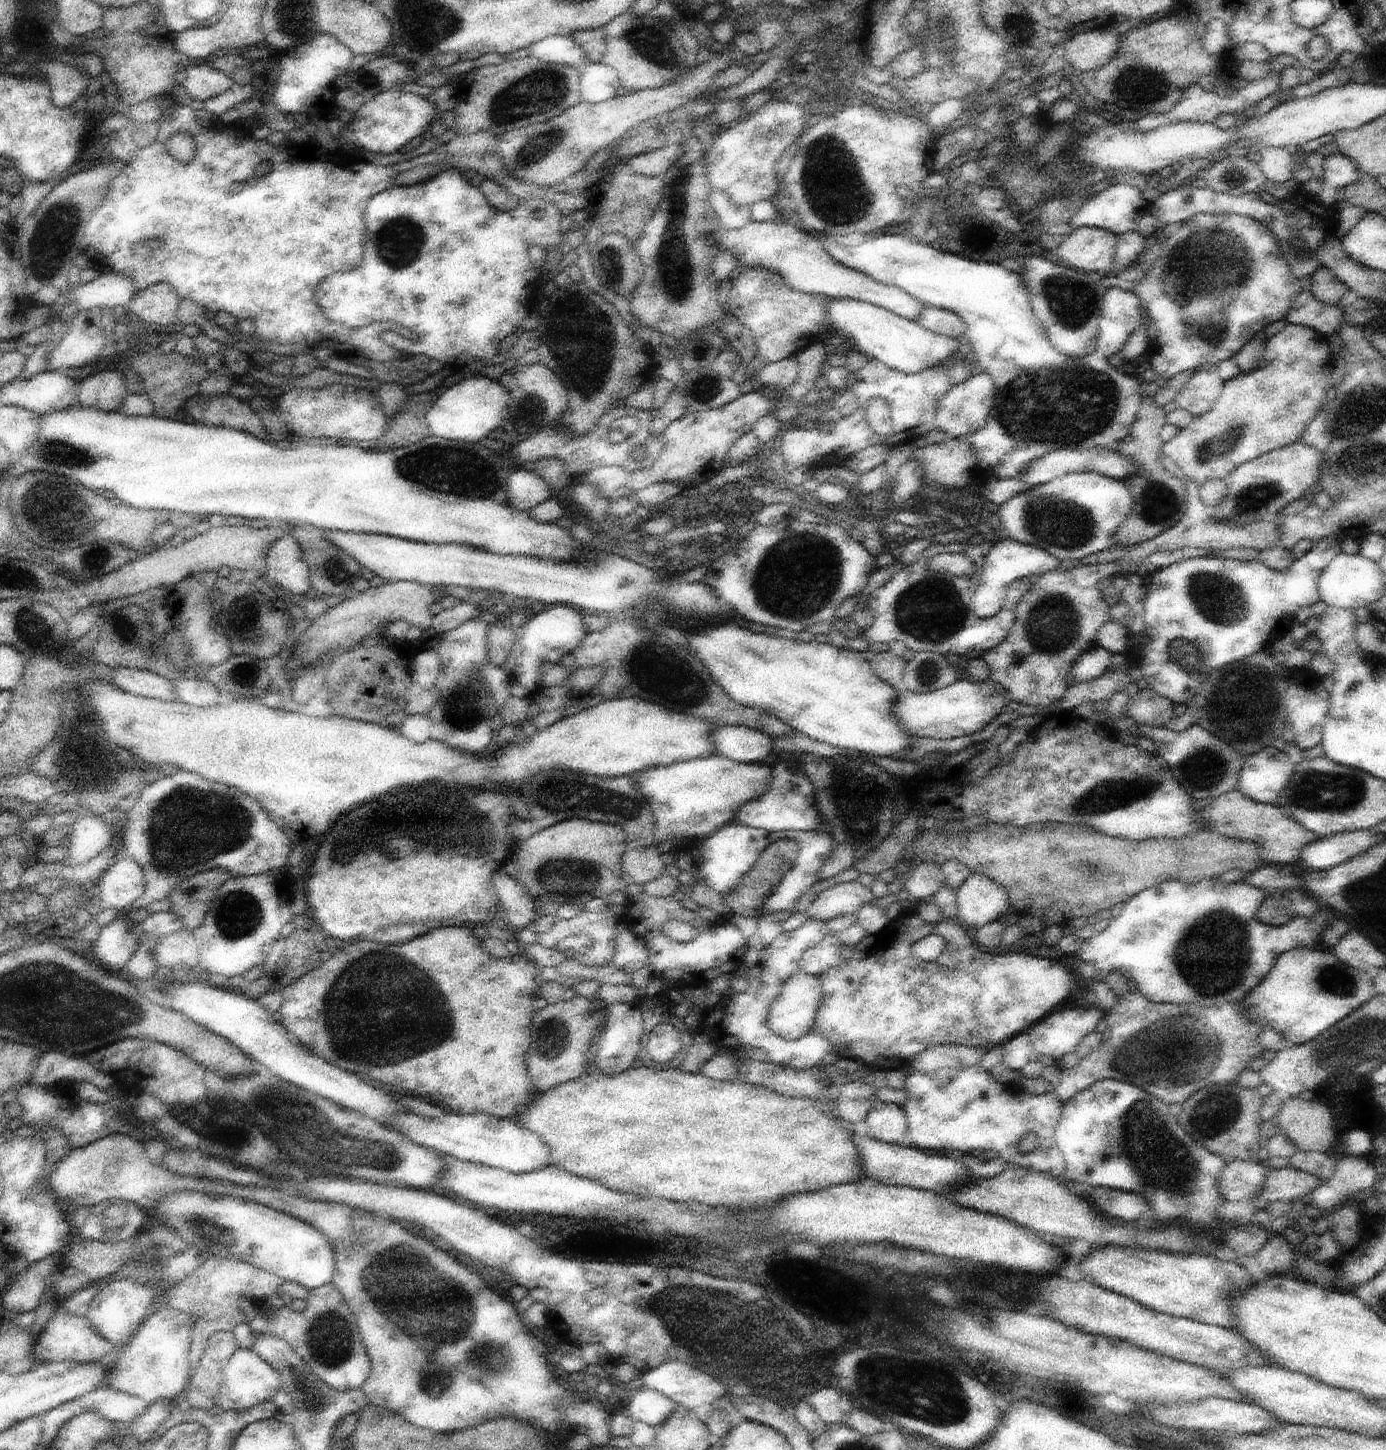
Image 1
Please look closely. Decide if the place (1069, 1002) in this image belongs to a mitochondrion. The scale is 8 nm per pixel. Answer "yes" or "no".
no

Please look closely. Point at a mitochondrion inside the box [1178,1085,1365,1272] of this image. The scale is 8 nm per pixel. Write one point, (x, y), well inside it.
(1217, 1113)

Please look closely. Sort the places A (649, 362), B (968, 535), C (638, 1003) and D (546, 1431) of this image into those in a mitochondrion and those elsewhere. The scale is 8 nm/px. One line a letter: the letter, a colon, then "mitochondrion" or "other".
A: other
B: other
C: other
D: other

